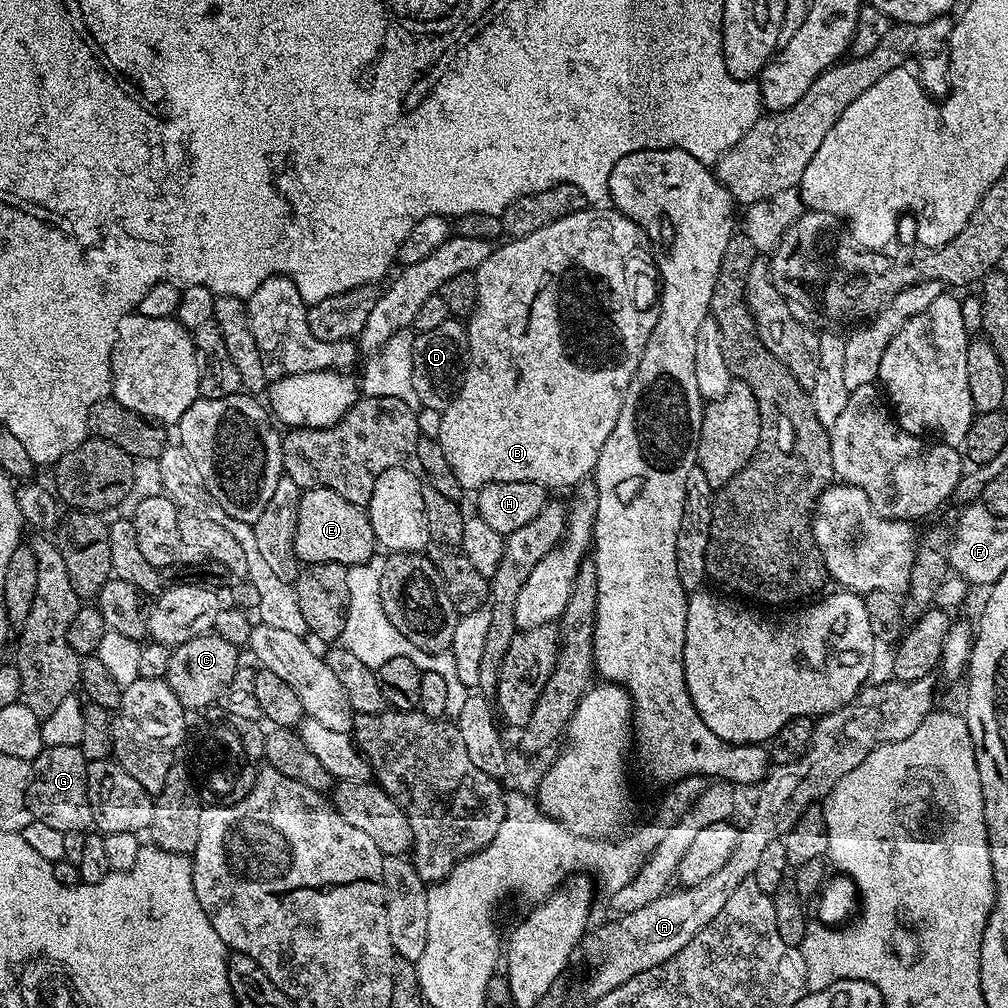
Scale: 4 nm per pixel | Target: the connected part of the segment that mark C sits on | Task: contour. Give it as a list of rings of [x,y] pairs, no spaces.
[[[215,634],[195,636],[186,642],[175,645],[168,656],[168,673],[166,679],[170,690],[178,694],[185,709],[208,708],[212,703],[223,697],[224,691],[230,686],[236,669],[241,667],[242,660],[237,645],[223,640]]]

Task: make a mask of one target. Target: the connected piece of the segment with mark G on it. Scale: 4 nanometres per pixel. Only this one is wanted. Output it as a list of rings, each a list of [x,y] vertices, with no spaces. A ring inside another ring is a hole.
[[[79,746],[43,748],[30,762],[28,777],[28,813],[33,820],[46,822],[59,832],[87,833],[93,827],[92,807],[88,801],[88,766],[90,761]]]

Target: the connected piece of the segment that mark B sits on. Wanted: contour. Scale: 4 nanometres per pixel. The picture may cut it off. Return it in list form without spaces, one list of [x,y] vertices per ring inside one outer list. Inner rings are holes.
[[[589,206],[578,214],[570,214],[566,218],[558,218],[558,222],[550,222],[550,226],[542,226],[542,230],[534,230],[534,234],[517,236],[504,243],[508,244],[502,245],[501,248],[500,245],[493,247],[490,258],[486,258],[486,262],[482,262],[482,266],[475,270],[478,302],[466,320],[468,364],[464,368],[464,381],[460,383],[456,397],[438,416],[438,439],[442,454],[446,454],[446,462],[450,462],[450,470],[454,470],[454,478],[458,478],[461,489],[464,490],[478,490],[494,482],[534,482],[546,490],[568,487],[571,489],[575,485],[585,483],[595,473],[598,454],[602,454],[602,446],[606,446],[606,438],[610,438],[610,430],[614,430],[618,414],[622,414],[622,402],[638,370],[638,362],[642,362],[646,342],[660,317],[658,273],[652,242],[635,222],[615,208]]]

